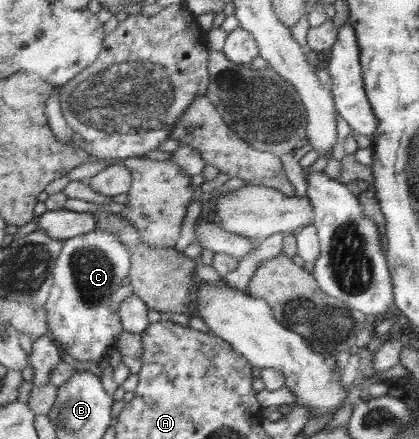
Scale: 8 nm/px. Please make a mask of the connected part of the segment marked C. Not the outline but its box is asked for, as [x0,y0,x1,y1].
[43,230,131,363]

